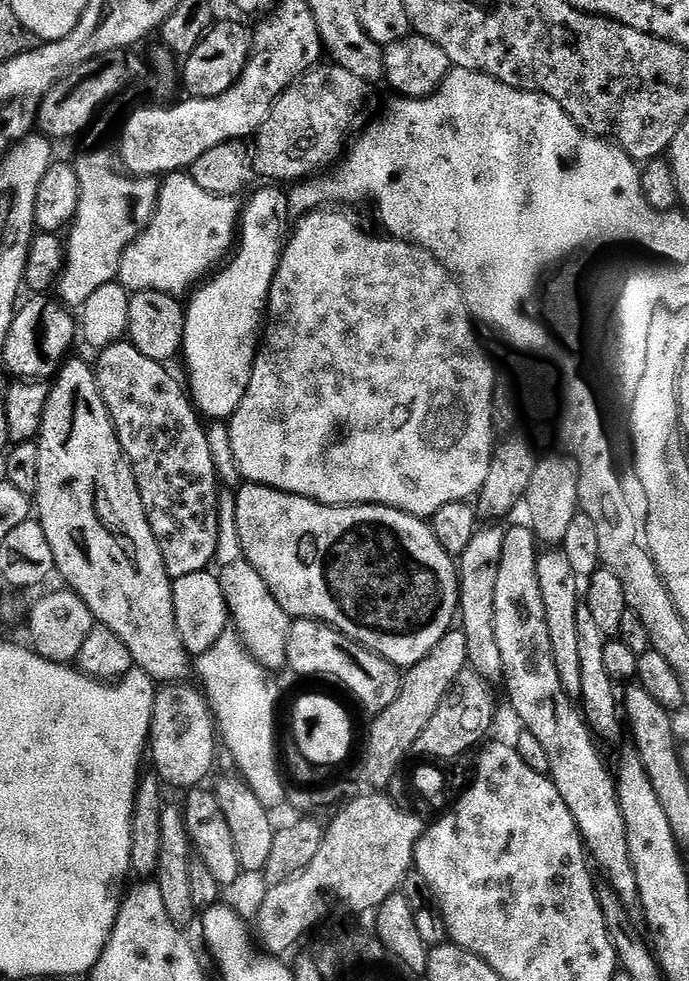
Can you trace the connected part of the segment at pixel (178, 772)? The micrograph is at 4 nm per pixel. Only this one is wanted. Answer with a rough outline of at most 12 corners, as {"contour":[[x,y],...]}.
{"contour":[[199,687],[156,693],[150,760],[165,785],[212,772],[217,722]]}

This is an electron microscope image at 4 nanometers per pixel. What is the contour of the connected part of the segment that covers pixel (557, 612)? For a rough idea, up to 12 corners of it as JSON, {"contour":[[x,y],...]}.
{"contour":[[539,557],[558,678],[576,702],[582,665],[575,615],[582,584],[568,561]]}

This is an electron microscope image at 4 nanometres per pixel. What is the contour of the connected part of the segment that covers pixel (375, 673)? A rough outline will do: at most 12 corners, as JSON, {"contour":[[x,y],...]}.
{"contour":[[293,623],[289,669],[330,674],[370,712],[401,694],[396,664],[344,636],[332,652],[334,627]]}

